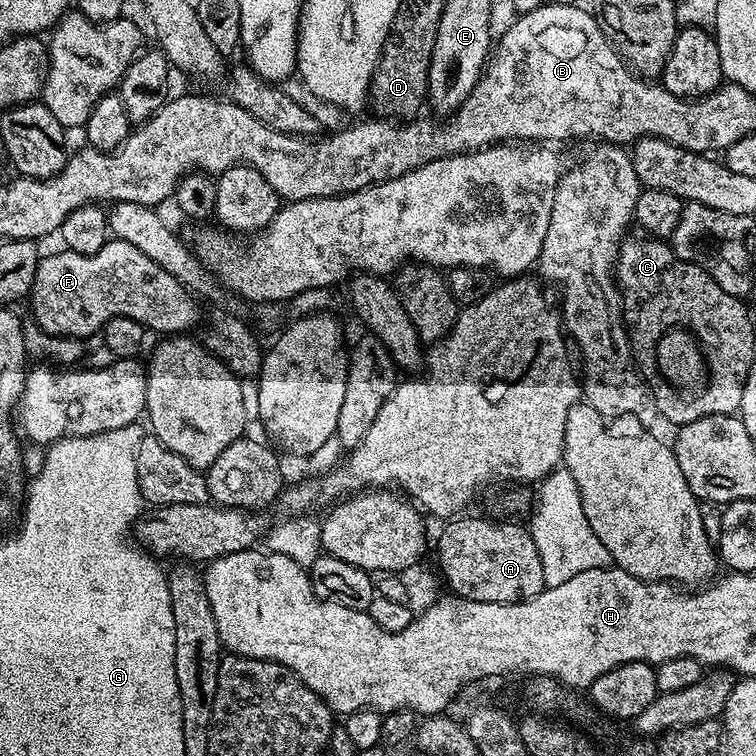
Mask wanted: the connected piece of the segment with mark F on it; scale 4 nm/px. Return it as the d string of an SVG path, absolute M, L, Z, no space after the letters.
M109 239L93 256L59 251L41 255L30 293L30 316L43 332L89 338L114 318L134 318L149 333L188 334L200 320L197 297L130 242Z

